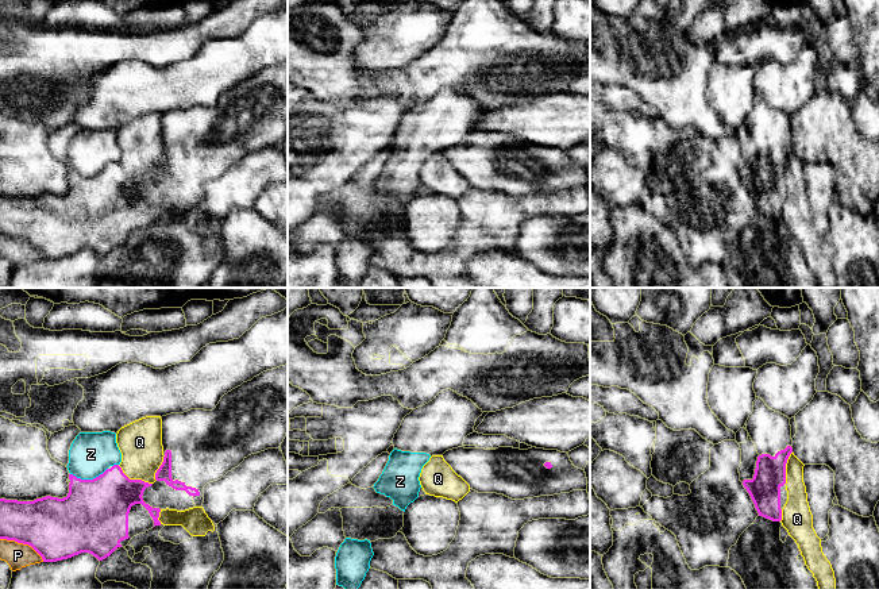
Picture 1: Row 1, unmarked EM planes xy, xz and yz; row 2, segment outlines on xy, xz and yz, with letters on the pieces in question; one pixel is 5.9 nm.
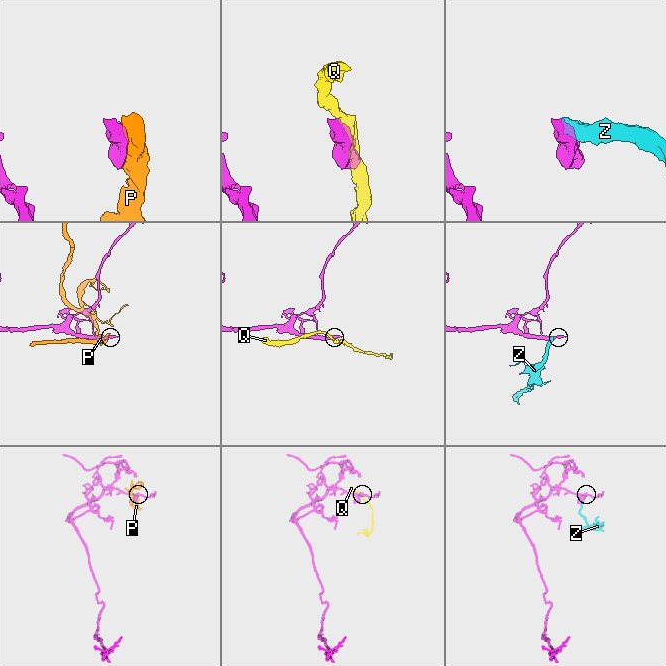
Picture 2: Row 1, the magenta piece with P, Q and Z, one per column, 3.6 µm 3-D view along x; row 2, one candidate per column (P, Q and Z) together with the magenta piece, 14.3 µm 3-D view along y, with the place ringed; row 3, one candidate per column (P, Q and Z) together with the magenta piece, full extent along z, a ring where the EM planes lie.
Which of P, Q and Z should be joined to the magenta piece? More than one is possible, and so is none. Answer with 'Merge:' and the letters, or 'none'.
Merge: none

